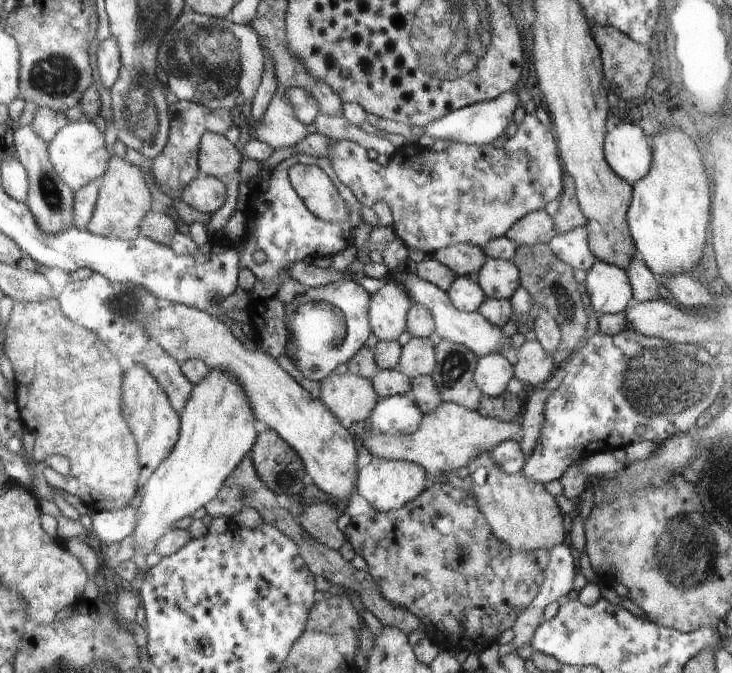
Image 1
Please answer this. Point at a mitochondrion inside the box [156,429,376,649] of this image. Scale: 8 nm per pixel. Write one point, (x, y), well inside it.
(286, 479)

